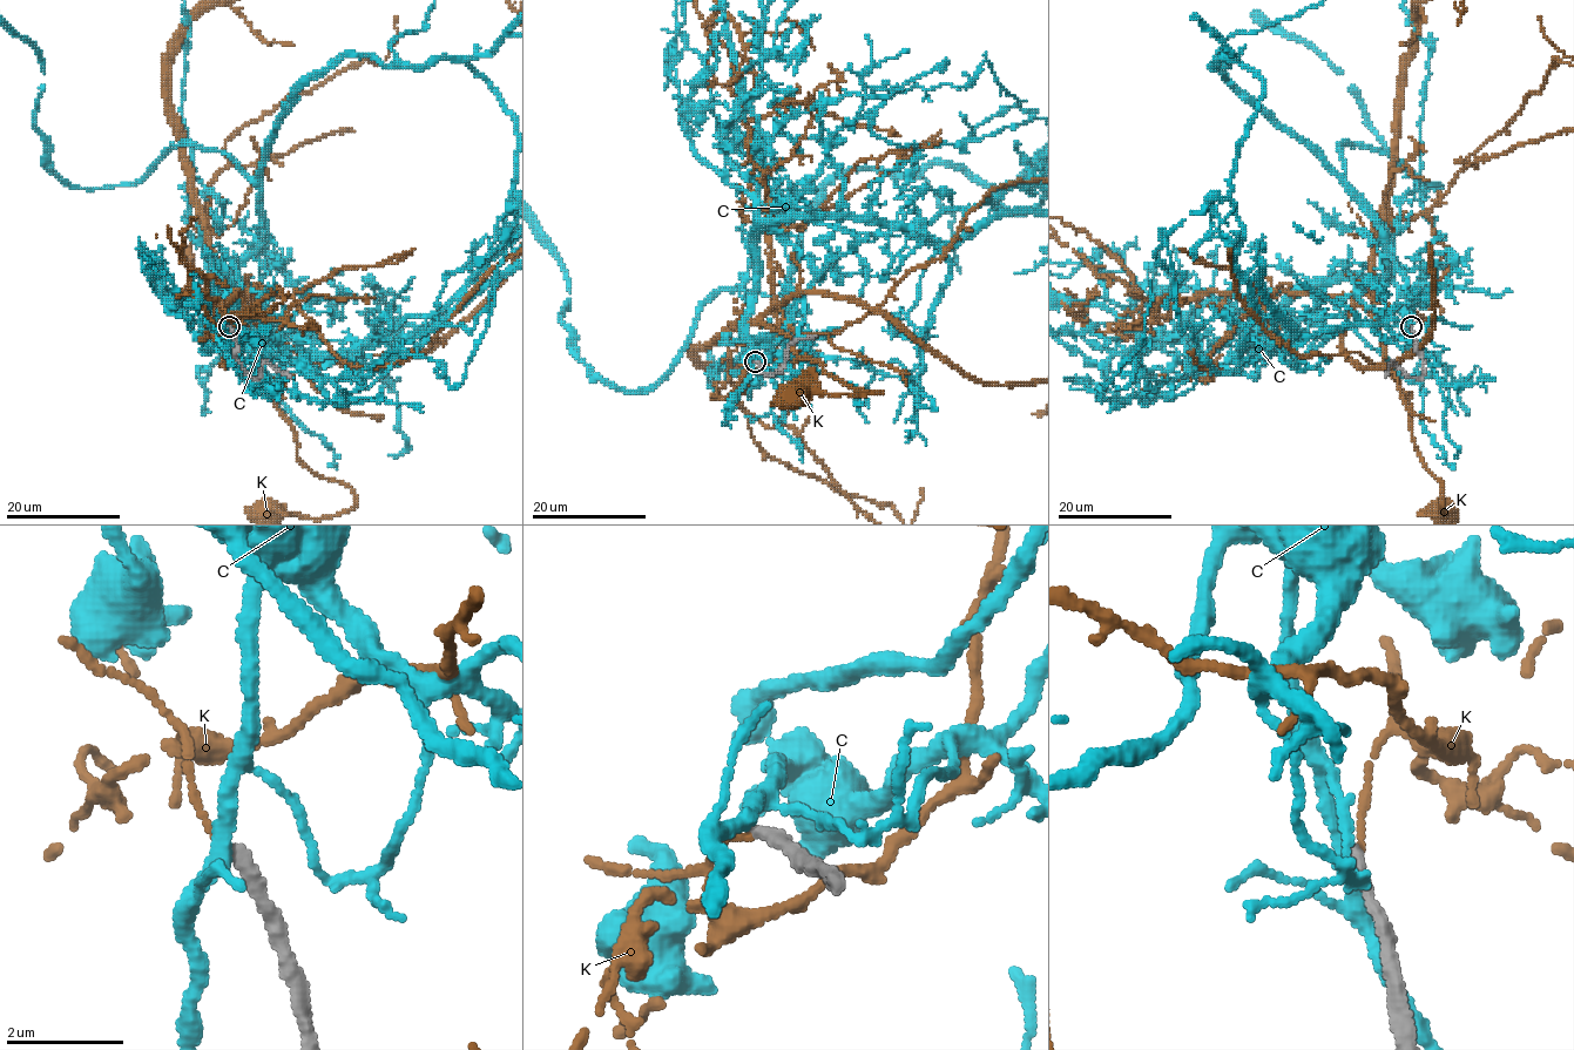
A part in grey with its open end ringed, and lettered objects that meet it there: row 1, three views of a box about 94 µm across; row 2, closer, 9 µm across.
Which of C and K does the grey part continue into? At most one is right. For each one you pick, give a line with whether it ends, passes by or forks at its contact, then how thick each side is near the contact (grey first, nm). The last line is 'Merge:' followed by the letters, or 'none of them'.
Merge: none of them

